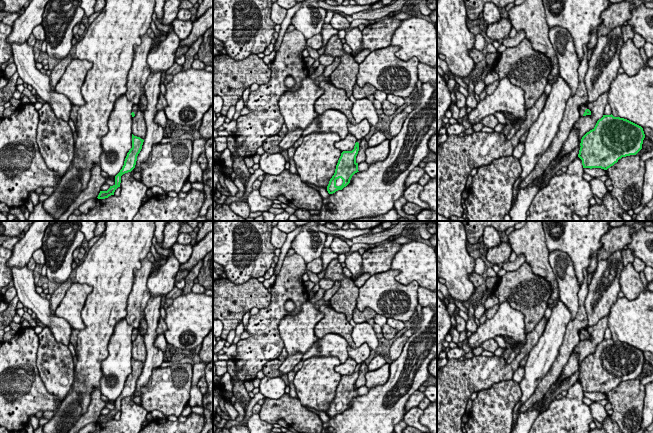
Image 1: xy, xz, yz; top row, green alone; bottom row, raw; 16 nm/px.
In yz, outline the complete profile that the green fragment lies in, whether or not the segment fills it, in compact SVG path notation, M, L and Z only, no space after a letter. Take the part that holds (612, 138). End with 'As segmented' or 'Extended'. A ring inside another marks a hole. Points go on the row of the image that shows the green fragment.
M603 115L595 127L581 139L578 157L583 168L601 168L607 170L622 157L636 155L641 149L645 134L643 128L627 119Z. As segmented

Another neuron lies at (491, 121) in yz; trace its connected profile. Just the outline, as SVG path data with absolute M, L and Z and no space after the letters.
M492 114L483 118L479 123L482 123L484 126L494 129L498 125L498 119Z

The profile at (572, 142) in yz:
M572 128L568 138L563 143L560 149L560 152L555 159L558 159L559 157L563 157L565 155L570 154L573 150L575 150L580 145L580 143L581 143L581 140L579 139L579 136L578 136L578 130Z

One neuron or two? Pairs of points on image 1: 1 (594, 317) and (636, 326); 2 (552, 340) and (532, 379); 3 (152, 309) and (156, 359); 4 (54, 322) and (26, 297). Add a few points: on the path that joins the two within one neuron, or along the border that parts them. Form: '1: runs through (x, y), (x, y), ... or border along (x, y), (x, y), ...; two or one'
1: border along (618, 297), (608, 314); two
2: runs through (546, 350), (535, 369); one
3: runs through (152, 321), (150, 347); one
4: runs through (47, 316), (33, 302); one

